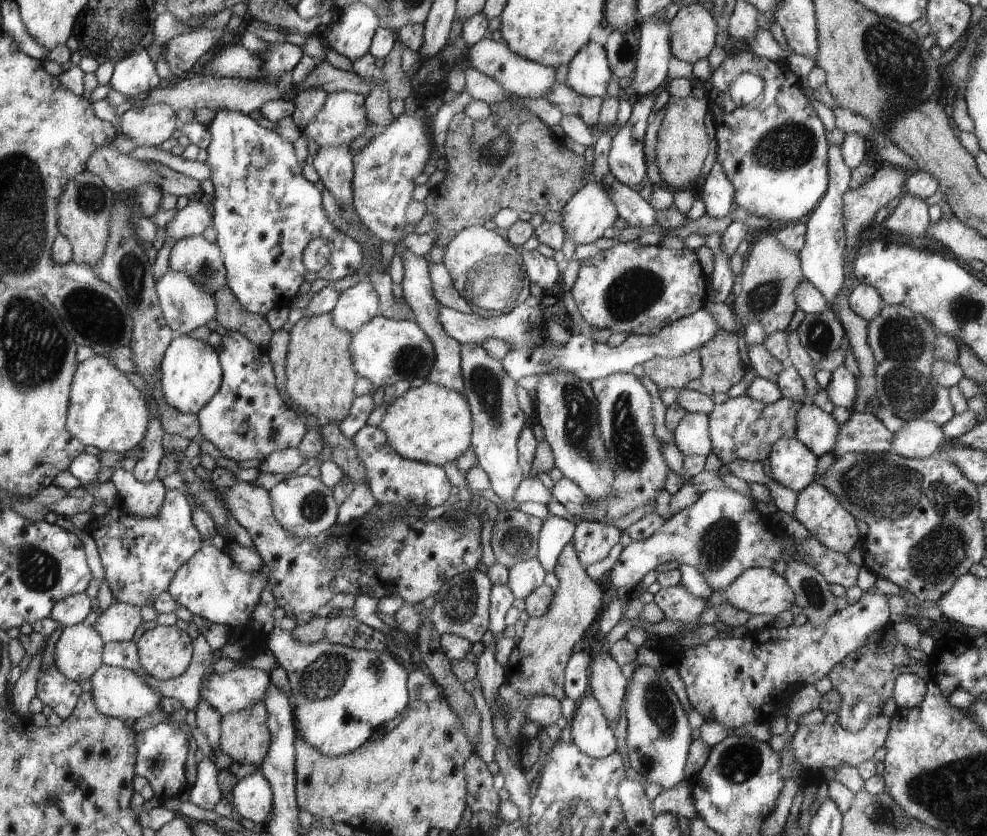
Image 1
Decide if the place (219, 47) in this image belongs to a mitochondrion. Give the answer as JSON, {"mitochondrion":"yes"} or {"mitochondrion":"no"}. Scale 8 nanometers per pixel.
{"mitochondrion":"no"}

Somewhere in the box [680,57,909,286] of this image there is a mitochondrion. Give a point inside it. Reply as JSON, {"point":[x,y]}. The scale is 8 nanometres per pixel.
{"point":[788,146]}

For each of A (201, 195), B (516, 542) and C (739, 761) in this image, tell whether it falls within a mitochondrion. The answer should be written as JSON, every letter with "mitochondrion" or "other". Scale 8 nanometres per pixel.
{"A":"other","B":"mitochondrion","C":"mitochondrion"}

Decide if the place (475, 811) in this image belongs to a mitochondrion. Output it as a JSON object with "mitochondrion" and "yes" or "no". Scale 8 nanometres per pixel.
{"mitochondrion":"no"}

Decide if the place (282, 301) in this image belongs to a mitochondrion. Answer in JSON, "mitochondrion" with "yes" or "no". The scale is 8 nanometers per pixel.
{"mitochondrion":"no"}

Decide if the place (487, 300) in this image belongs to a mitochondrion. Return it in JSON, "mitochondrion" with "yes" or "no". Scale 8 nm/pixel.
{"mitochondrion":"yes"}

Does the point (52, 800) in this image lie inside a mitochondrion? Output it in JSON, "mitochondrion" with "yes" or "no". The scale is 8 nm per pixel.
{"mitochondrion":"no"}

